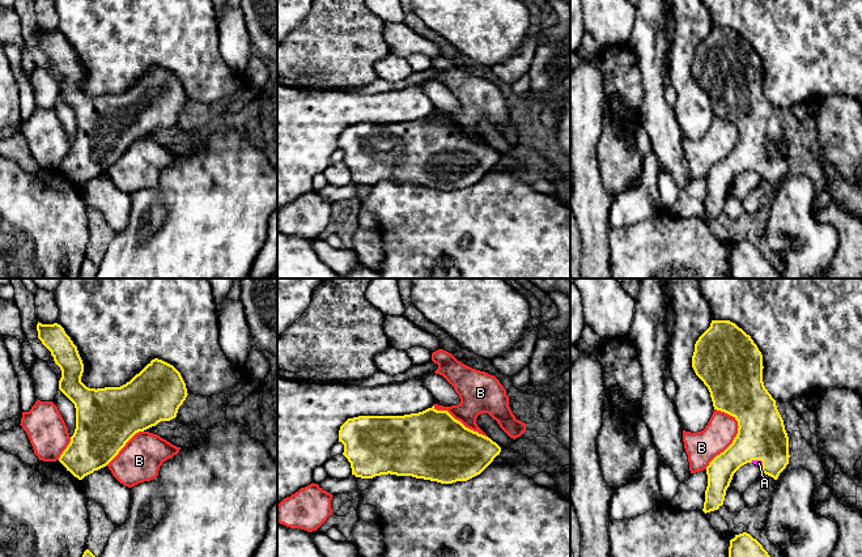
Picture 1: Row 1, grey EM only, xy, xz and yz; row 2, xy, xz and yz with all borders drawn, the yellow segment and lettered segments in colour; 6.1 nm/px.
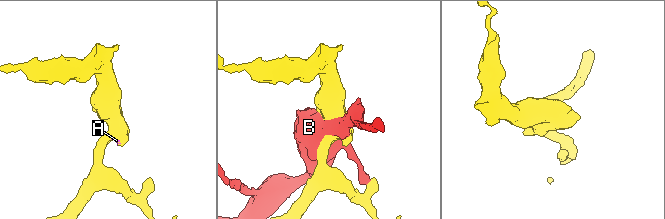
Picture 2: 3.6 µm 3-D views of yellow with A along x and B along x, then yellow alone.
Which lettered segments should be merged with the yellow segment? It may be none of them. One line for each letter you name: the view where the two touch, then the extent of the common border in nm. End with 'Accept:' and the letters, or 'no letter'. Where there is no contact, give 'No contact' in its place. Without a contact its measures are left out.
A: Touches yellow in yz. Shared border 90 nm
Accept: A

